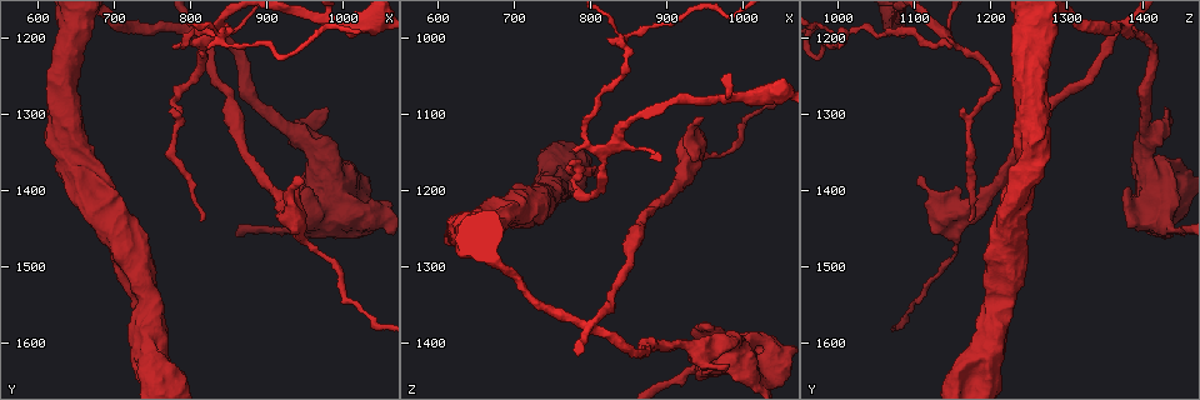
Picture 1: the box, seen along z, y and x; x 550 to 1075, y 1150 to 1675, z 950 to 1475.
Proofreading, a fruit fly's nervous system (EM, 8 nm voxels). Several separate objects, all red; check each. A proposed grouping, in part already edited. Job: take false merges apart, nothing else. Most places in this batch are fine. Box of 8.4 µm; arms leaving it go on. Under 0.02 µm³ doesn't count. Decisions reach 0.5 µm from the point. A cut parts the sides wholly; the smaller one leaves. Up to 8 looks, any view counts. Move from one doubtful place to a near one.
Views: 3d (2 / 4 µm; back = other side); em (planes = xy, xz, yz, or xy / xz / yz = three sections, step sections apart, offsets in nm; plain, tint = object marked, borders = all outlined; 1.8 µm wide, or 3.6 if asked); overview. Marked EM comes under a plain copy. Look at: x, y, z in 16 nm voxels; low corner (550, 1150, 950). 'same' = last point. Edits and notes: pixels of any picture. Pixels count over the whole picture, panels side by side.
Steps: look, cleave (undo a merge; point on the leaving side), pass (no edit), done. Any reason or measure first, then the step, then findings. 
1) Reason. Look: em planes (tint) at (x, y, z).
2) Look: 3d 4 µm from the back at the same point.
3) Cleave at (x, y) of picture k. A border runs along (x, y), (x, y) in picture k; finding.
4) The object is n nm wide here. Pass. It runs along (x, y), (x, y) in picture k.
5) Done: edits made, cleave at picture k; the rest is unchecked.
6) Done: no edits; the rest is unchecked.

Abrupt turn. Look: 3d 2 µm at (800, 1185, 1375).

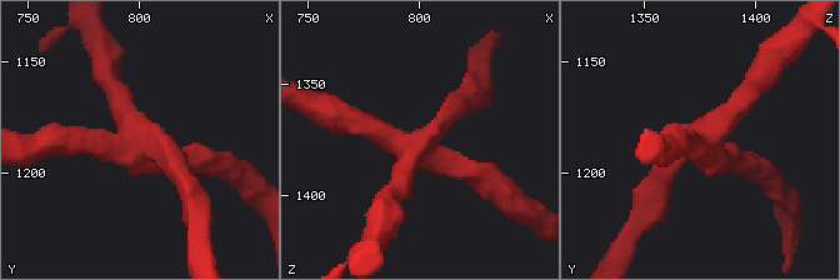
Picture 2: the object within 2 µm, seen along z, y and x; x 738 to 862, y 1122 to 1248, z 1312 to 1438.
4 arms meet here; shape alone is not enough. Look: em xz step 4 (tint) at (800, 1189, 1377).

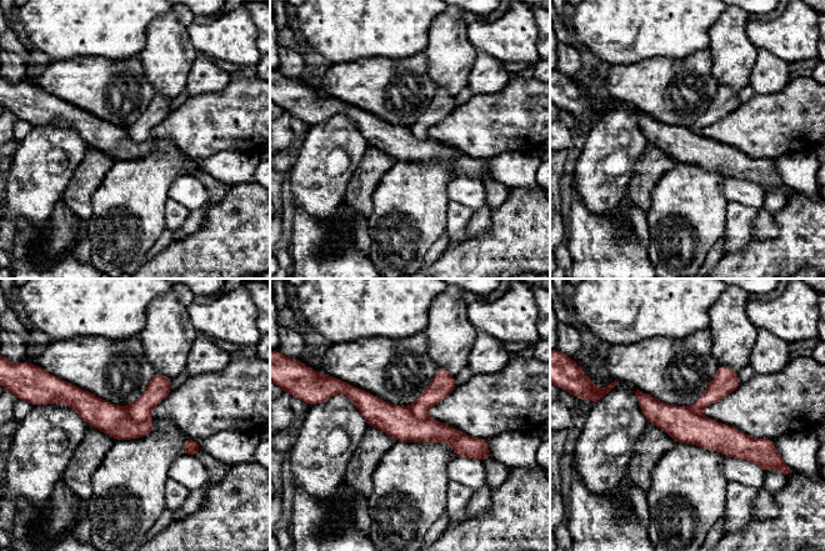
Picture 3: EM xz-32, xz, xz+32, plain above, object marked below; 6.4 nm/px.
Cleave at (140, 410) of picture 3. A border runs along (123, 407), (133, 420), (150, 419) in picture 3; two neurons meet here.

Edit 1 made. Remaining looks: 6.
See it whole again. Look: overview.

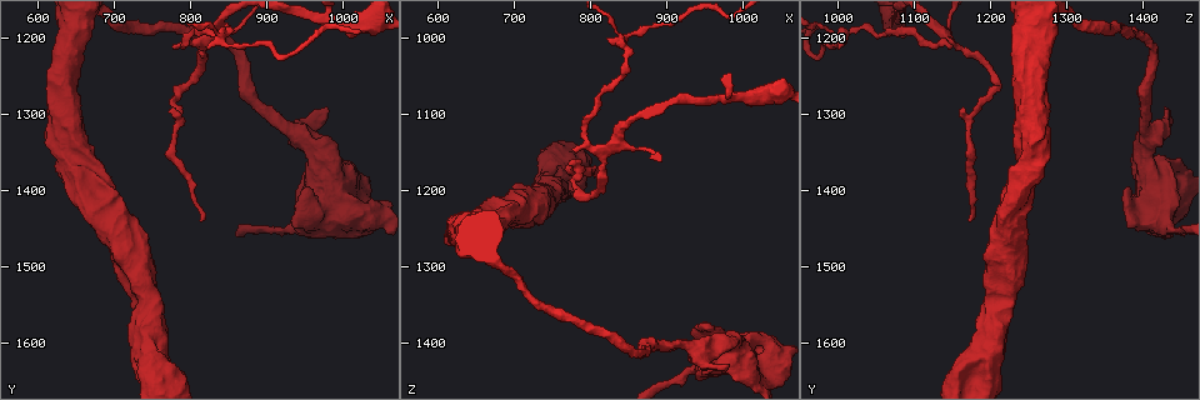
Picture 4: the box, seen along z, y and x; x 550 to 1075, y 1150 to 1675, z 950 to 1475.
Abrupt turn. Look: em 3.6 µm planes (tint) at (1000, 1395, 1430).

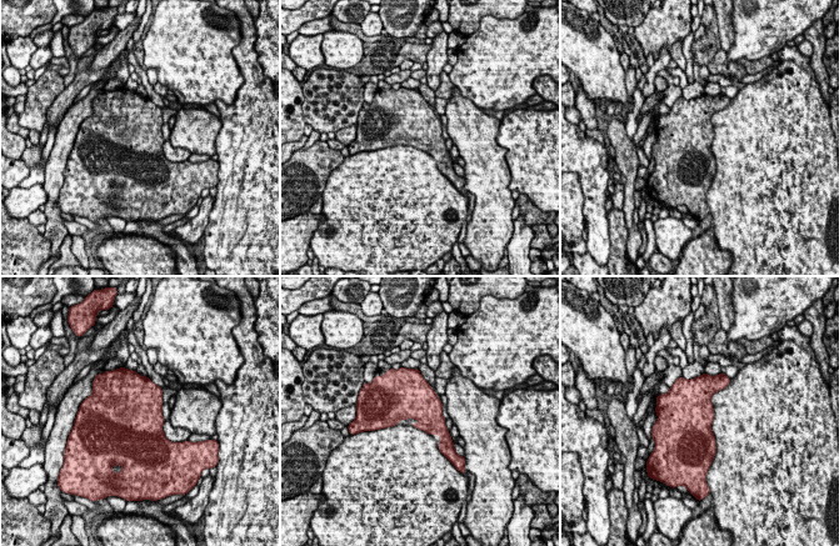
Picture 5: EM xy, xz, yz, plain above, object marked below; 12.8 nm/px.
Pass. All the same neuron.

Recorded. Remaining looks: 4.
Four or more arms meet. Look: 3d 2 µm at (825, 1200, 1150).

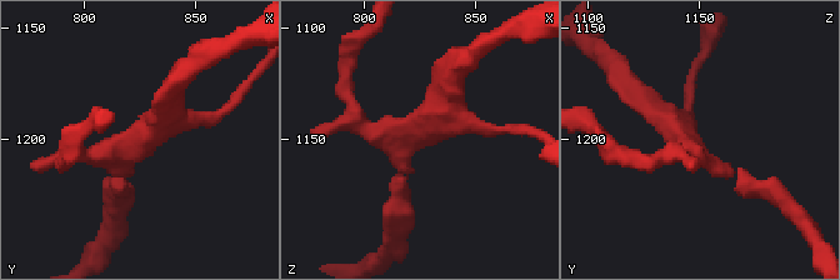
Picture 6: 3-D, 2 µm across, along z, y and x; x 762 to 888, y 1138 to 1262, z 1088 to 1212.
4 arms meet here. Look: em yz step 4 (tint) at (824, 1202, 1147).

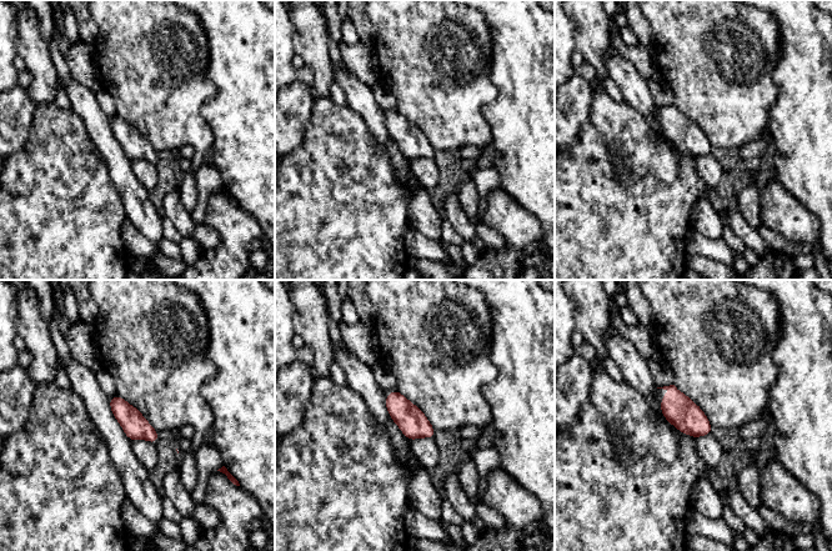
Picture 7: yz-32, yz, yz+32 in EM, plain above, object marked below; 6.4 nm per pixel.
Look: em planes (tint) at the same point.

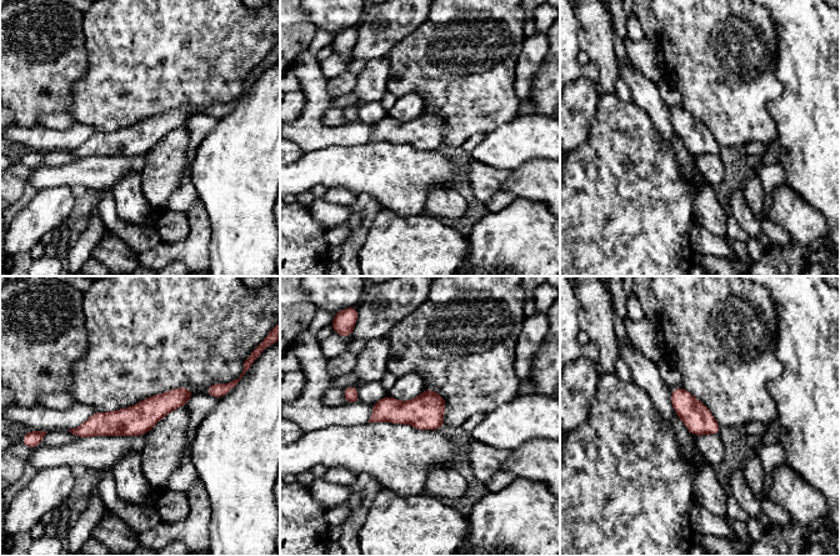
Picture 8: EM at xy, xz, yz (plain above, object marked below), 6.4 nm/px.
Pass. It runs along (188, 392), (138, 420), (75, 431) in picture 8; one neuron here.

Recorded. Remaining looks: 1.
Done: edits made, cleave at picture 3; the rest is unchecked.

